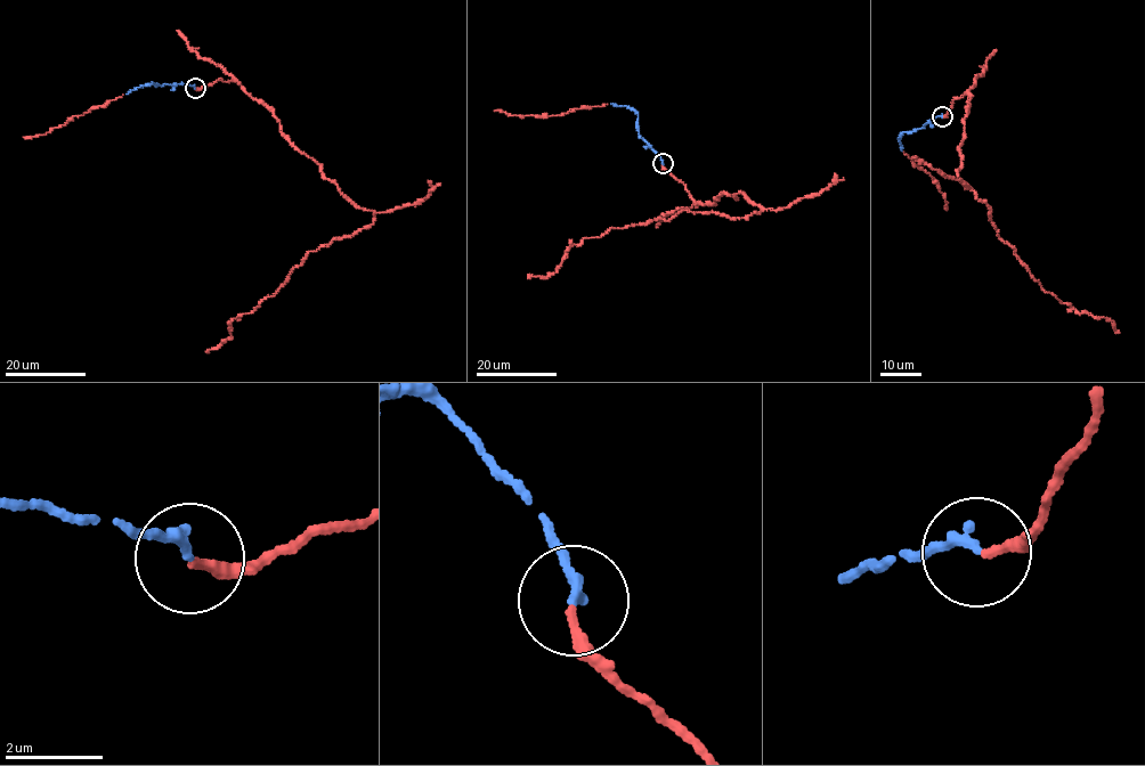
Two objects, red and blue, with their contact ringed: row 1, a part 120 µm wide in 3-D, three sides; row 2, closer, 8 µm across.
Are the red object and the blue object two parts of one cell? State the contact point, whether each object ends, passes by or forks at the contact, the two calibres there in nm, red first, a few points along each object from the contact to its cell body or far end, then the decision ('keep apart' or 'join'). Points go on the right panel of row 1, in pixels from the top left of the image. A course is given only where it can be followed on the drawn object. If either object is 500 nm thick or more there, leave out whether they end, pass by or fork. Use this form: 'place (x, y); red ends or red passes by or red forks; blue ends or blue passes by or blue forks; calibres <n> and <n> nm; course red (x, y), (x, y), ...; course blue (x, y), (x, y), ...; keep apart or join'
place (942, 116); red ends; blue ends; calibres 200 and 220 nm; course red (942, 116), (972, 95), (958, 178), (1041, 288), (1109, 319), (1115, 333); course blue (942, 116), (902, 132), (899, 143), (902, 151); join

